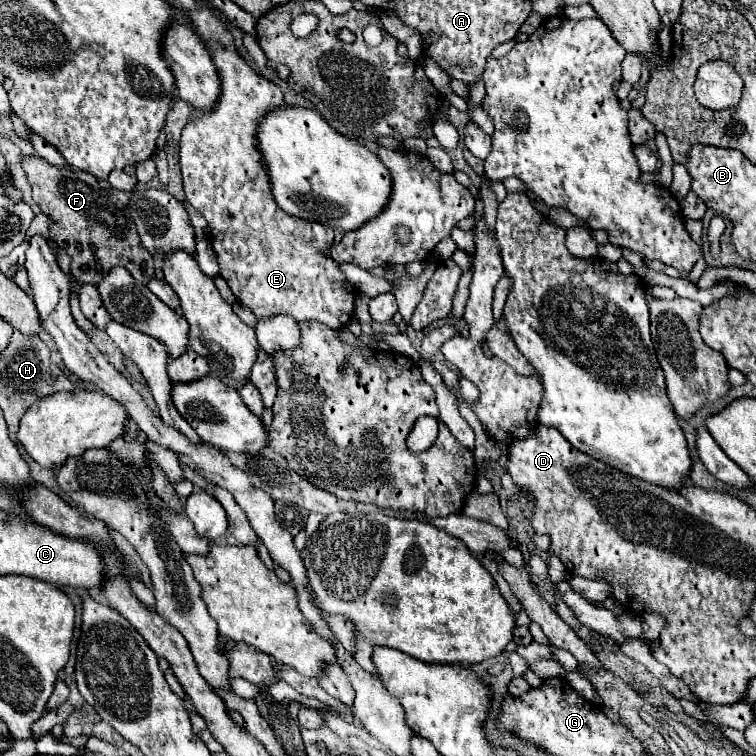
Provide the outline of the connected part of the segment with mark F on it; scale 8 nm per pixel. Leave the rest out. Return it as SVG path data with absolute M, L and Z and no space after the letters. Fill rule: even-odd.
M26 155L22 159L22 167L32 187L34 205L52 219L52 225L48 227L50 239L72 257L70 277L74 281L98 285L98 281L116 265L126 267L140 283L154 277L154 259L140 245L136 227L128 217L128 209L126 205L122 207L114 191L102 189L98 179L86 171L60 169L42 157Z

